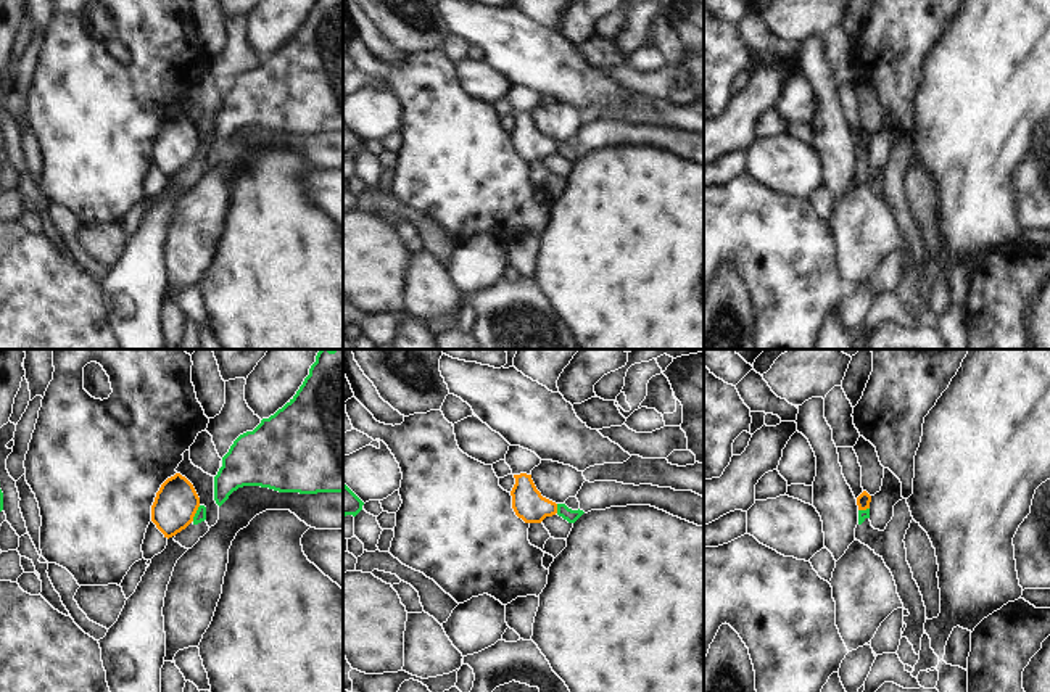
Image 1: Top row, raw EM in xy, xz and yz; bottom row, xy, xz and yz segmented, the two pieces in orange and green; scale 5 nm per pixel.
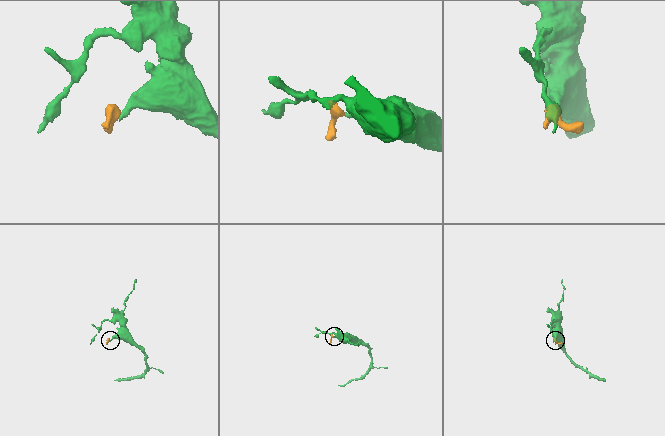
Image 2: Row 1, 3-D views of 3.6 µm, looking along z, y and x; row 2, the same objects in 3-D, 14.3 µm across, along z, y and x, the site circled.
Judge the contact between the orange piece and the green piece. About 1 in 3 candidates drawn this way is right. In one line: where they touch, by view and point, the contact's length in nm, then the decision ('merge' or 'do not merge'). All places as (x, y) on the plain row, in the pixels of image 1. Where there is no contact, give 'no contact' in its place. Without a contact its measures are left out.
xy (195, 152) | 90 nm | do not merge

